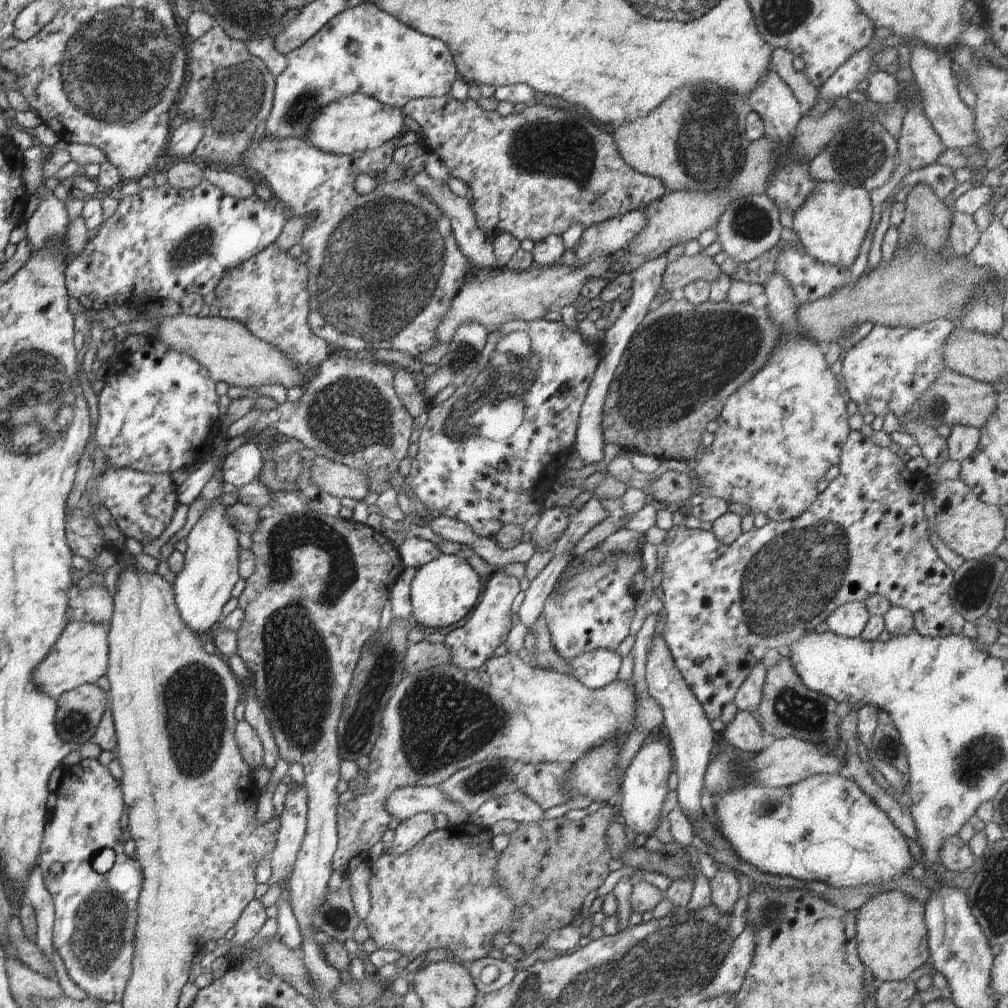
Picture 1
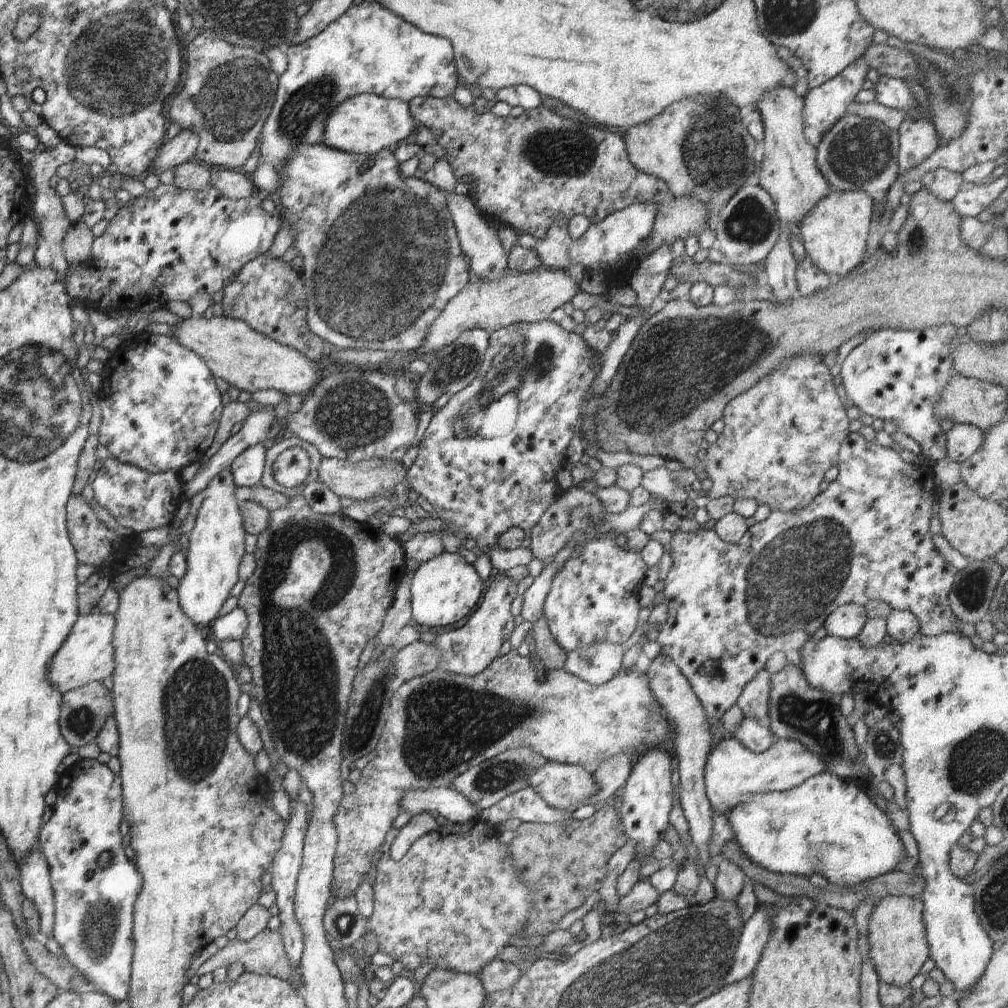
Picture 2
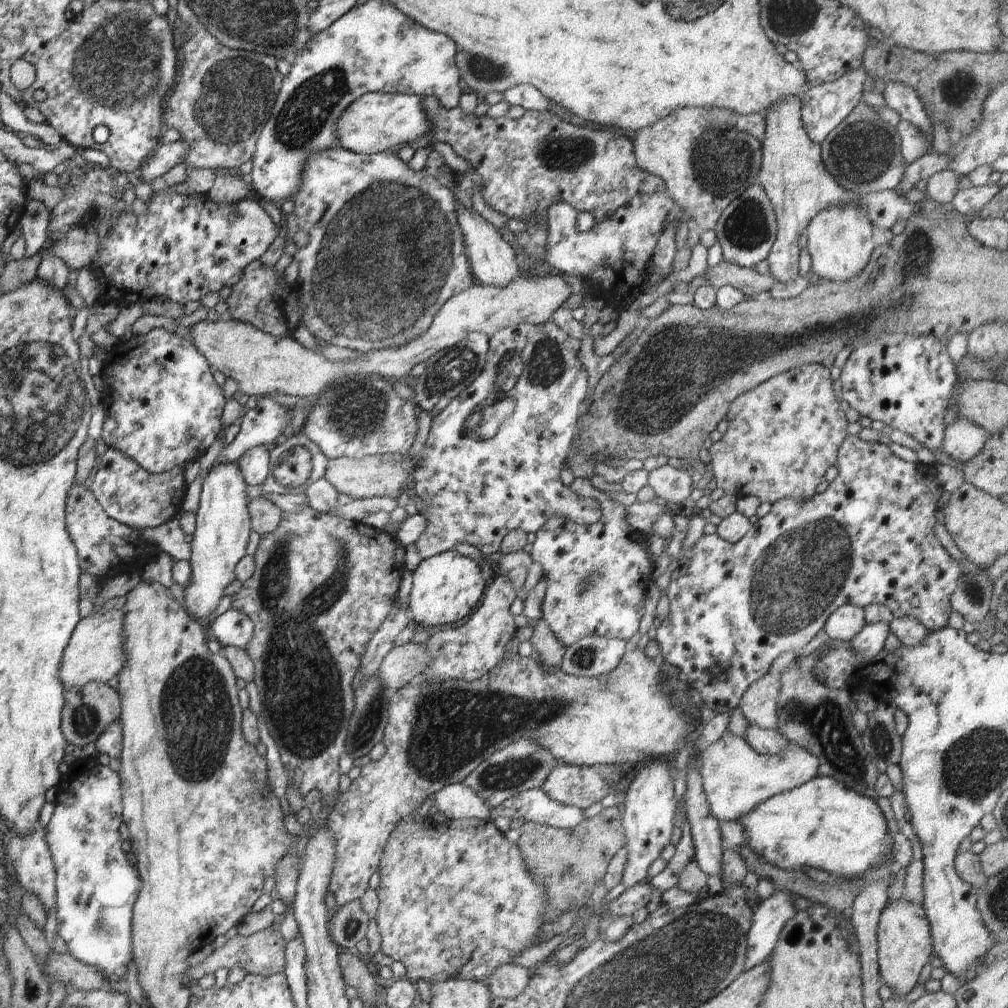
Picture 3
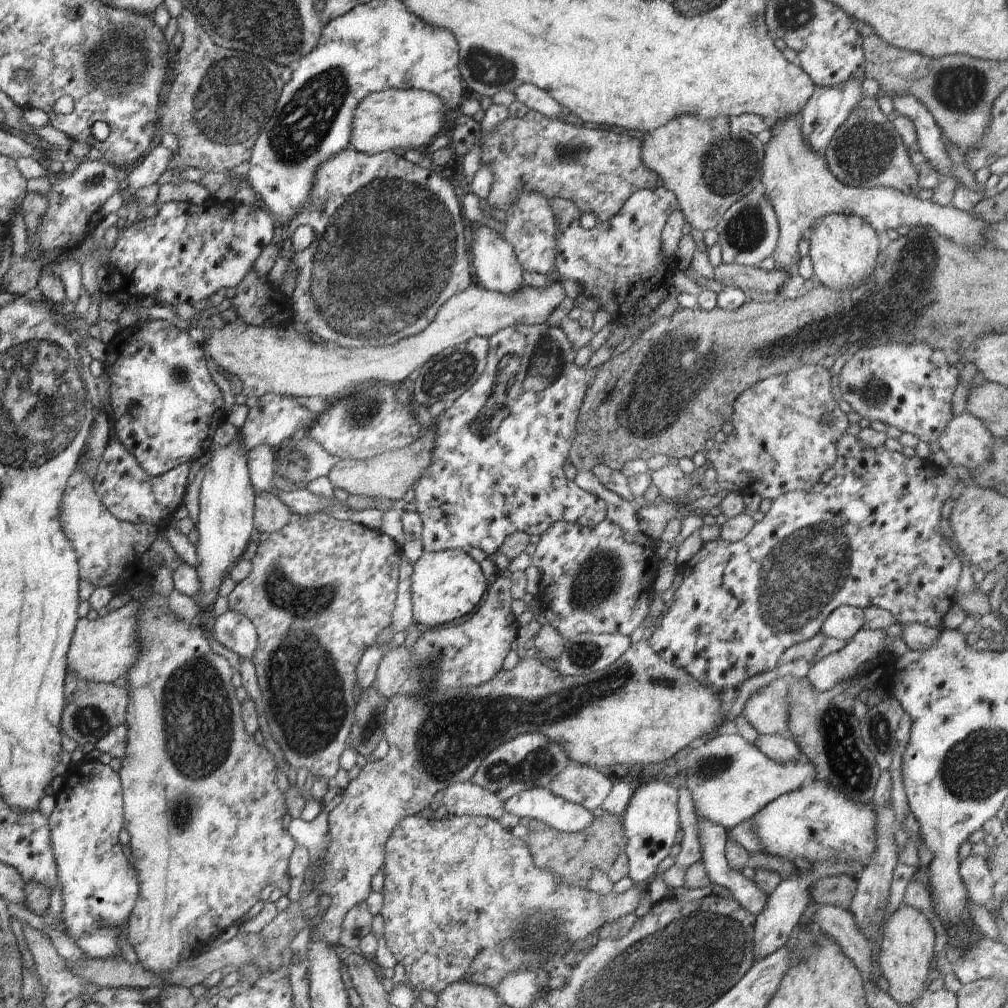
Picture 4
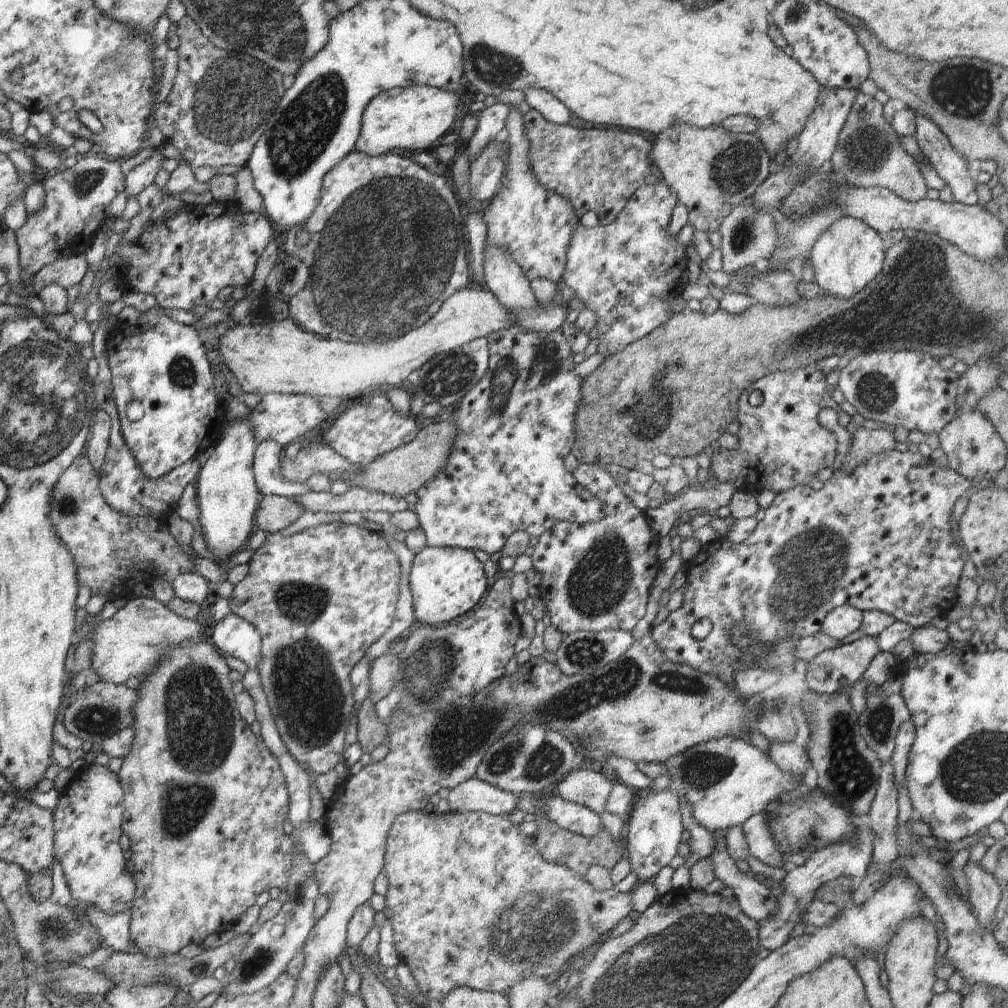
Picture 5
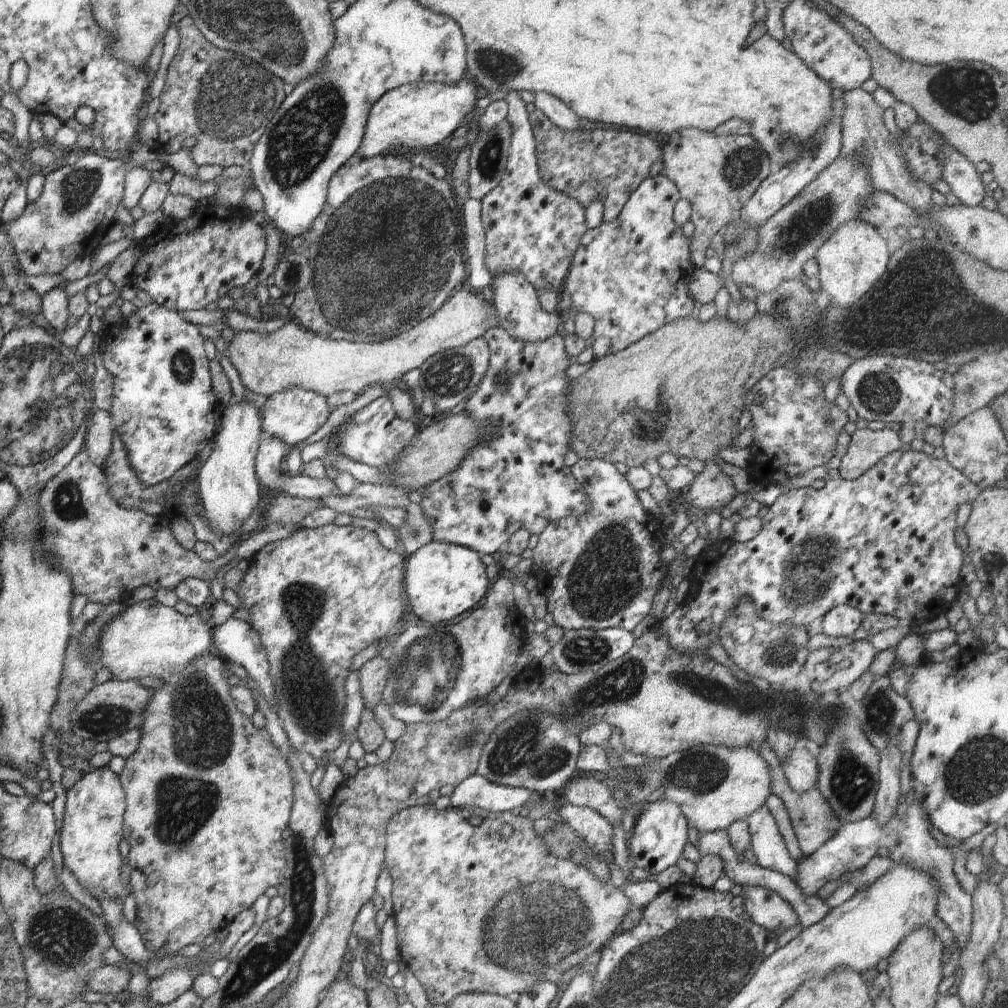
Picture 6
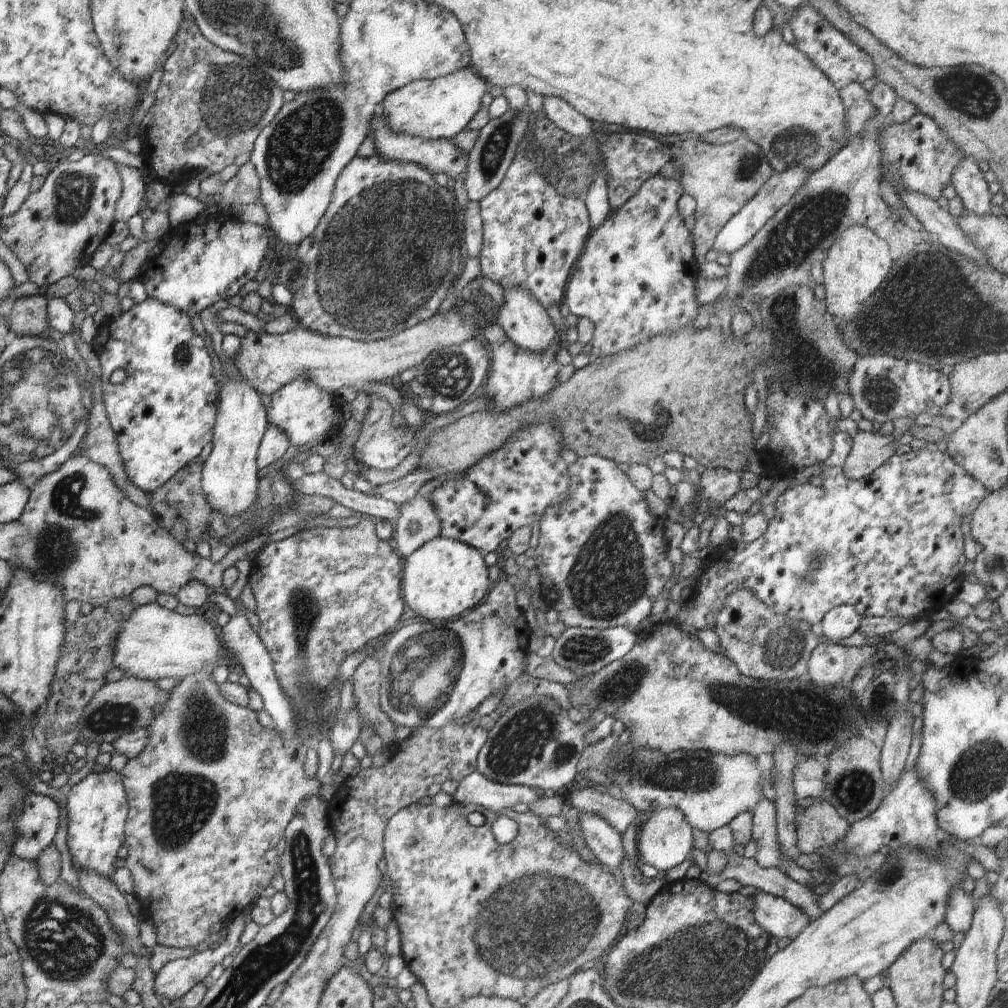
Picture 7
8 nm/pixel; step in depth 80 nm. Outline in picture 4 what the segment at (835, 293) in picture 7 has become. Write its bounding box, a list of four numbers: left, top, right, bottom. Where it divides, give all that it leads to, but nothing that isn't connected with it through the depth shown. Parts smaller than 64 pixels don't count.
[807,213,880,289]

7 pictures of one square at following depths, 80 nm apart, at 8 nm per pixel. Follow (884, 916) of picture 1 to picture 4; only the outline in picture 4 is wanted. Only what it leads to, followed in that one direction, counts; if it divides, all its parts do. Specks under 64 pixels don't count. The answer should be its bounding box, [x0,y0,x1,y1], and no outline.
[877,903,936,1006]

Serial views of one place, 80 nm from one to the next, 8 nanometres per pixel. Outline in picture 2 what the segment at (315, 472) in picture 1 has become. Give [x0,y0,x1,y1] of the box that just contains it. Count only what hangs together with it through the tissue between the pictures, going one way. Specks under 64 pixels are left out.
[317,457,407,501]

